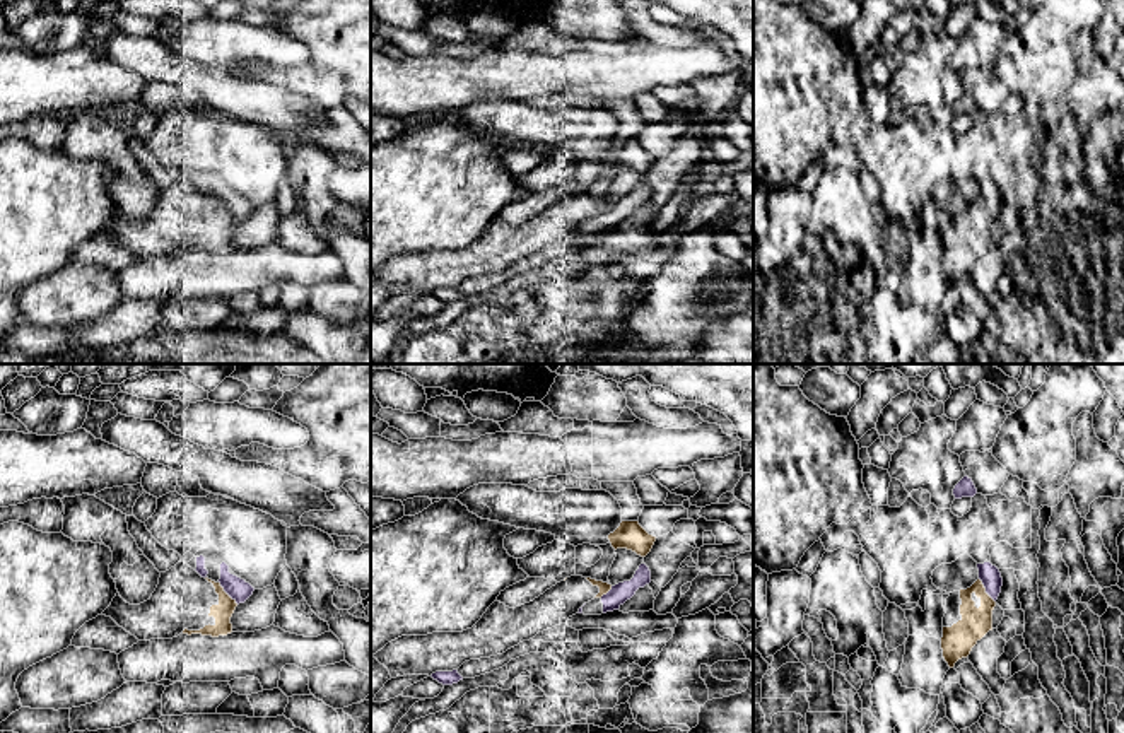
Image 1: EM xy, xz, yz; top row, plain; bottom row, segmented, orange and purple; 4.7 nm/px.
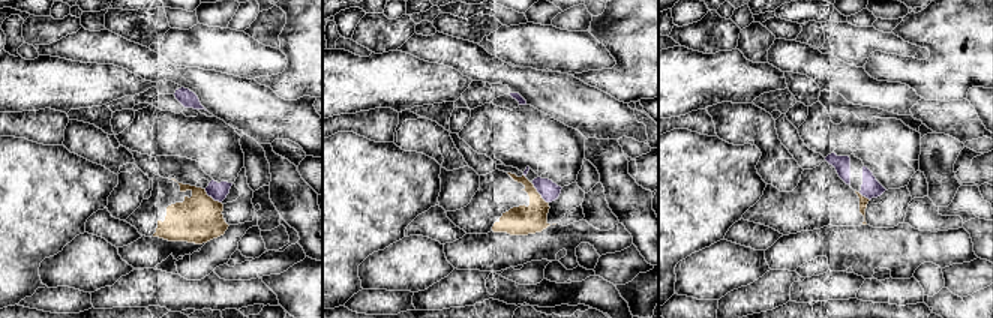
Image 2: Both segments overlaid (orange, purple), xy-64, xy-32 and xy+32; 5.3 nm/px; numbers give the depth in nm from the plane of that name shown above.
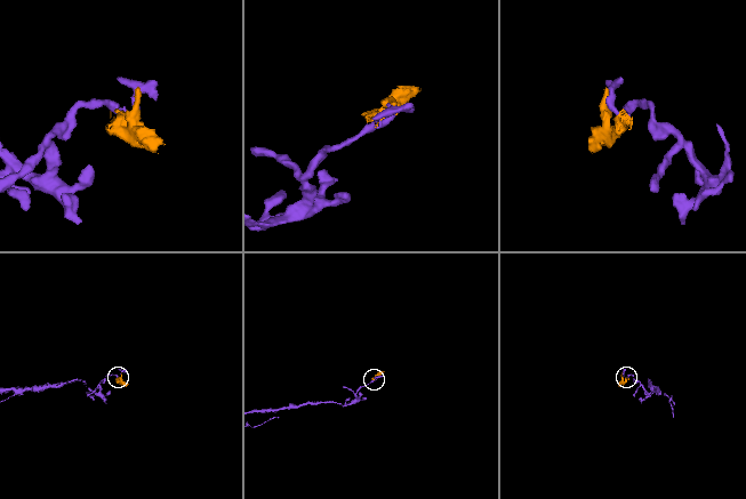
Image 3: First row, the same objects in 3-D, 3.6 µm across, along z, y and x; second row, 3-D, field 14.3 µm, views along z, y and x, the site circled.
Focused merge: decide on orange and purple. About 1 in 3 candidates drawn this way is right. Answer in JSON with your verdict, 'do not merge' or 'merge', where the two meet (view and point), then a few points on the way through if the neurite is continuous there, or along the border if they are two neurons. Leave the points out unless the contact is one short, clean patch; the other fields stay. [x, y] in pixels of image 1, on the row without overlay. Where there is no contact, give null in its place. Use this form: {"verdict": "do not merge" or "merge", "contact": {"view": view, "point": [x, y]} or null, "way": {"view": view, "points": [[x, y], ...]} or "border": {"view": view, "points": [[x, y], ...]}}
{"verdict": "do not merge", "contact": {"view": "xy", "point": [226, 211]}}

